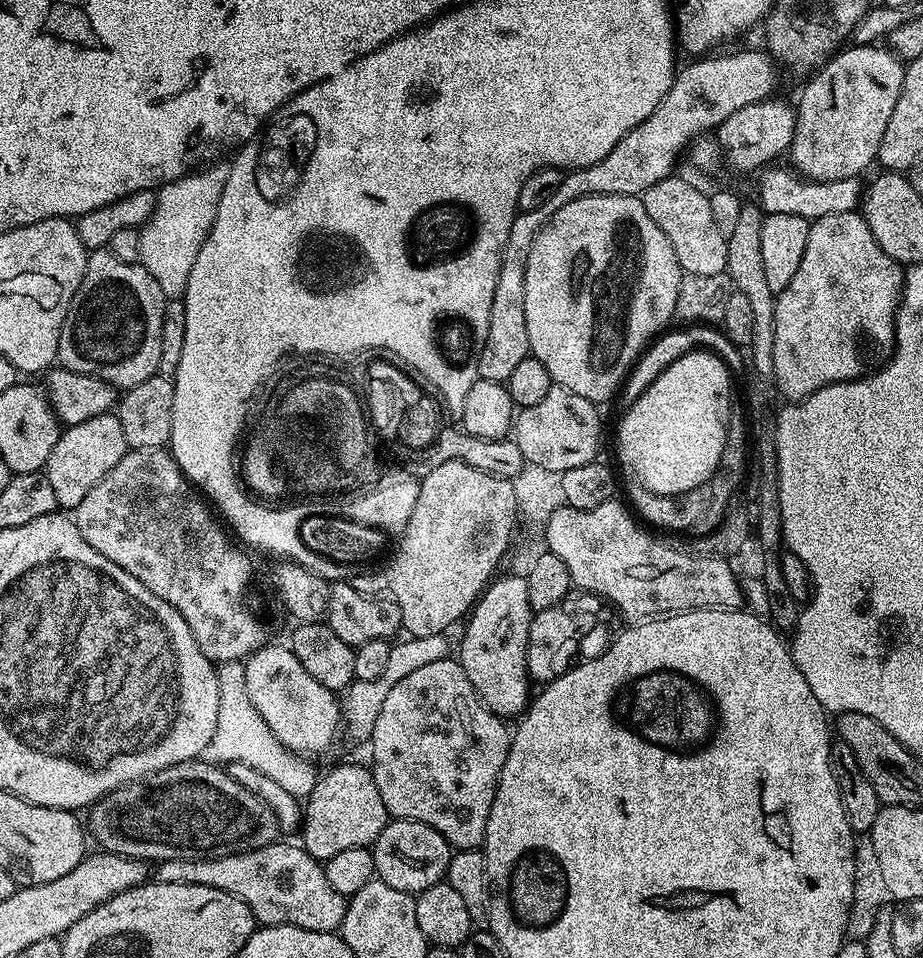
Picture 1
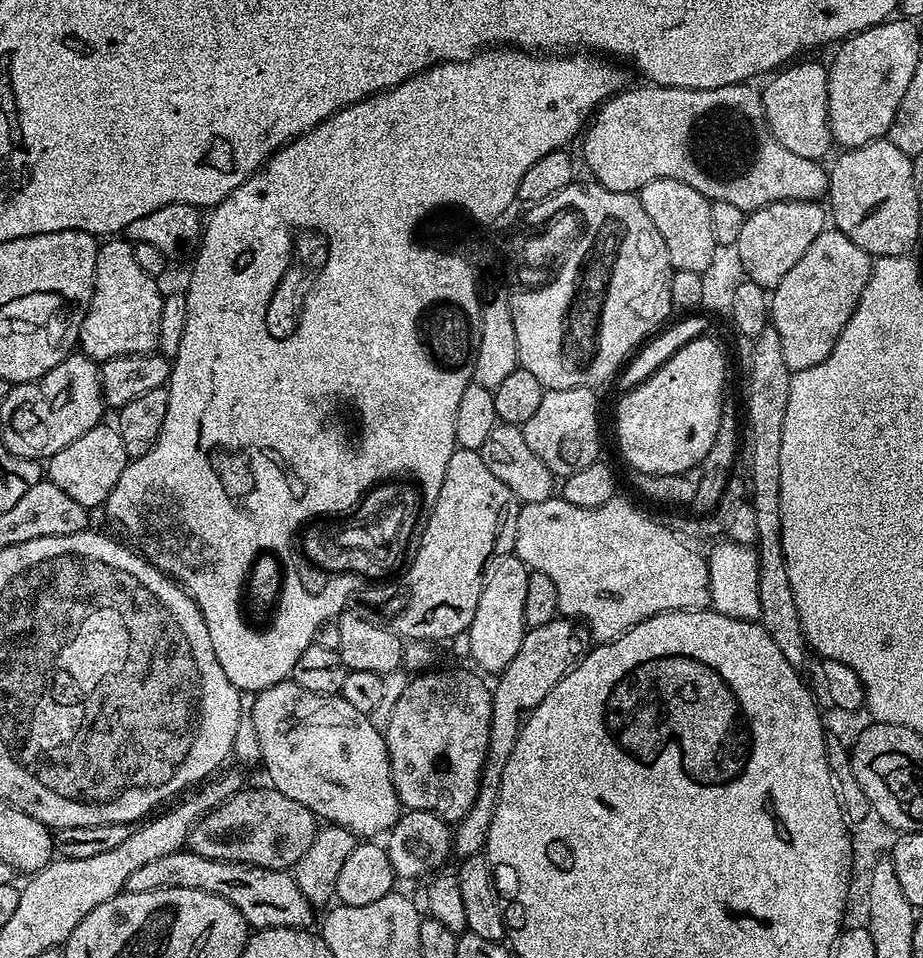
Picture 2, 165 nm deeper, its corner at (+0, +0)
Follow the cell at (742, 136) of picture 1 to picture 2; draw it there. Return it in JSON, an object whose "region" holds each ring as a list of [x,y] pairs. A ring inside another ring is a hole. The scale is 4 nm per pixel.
{"region":[[[816,60],[795,64],[777,71],[773,80],[763,85],[764,111],[770,114],[773,138],[786,150],[802,154],[802,158],[823,161],[828,147],[834,144],[828,128],[828,70]]]}

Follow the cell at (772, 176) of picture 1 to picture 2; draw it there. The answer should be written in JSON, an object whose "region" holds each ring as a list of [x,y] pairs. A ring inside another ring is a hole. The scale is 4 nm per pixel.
{"region":[[[748,82],[742,84],[727,84],[721,88],[711,88],[710,90],[662,88],[659,86],[644,87],[648,88],[632,88],[629,92],[620,90],[609,96],[608,99],[596,109],[594,115],[591,117],[590,123],[585,127],[582,133],[584,145],[581,146],[580,152],[584,155],[584,164],[592,171],[591,179],[595,181],[595,183],[601,184],[606,190],[635,193],[643,184],[650,182],[654,178],[674,178],[678,182],[686,182],[690,186],[694,186],[694,190],[698,190],[707,200],[730,202],[732,205],[741,208],[745,214],[757,212],[760,208],[765,208],[767,204],[782,202],[783,200],[819,201],[821,197],[827,193],[829,169],[825,167],[821,161],[802,158],[802,154],[794,154],[790,150],[786,150],[786,146],[782,146],[773,138],[772,129],[769,121],[766,119],[766,113],[764,111],[764,97],[759,87],[752,88],[756,86]]]}

